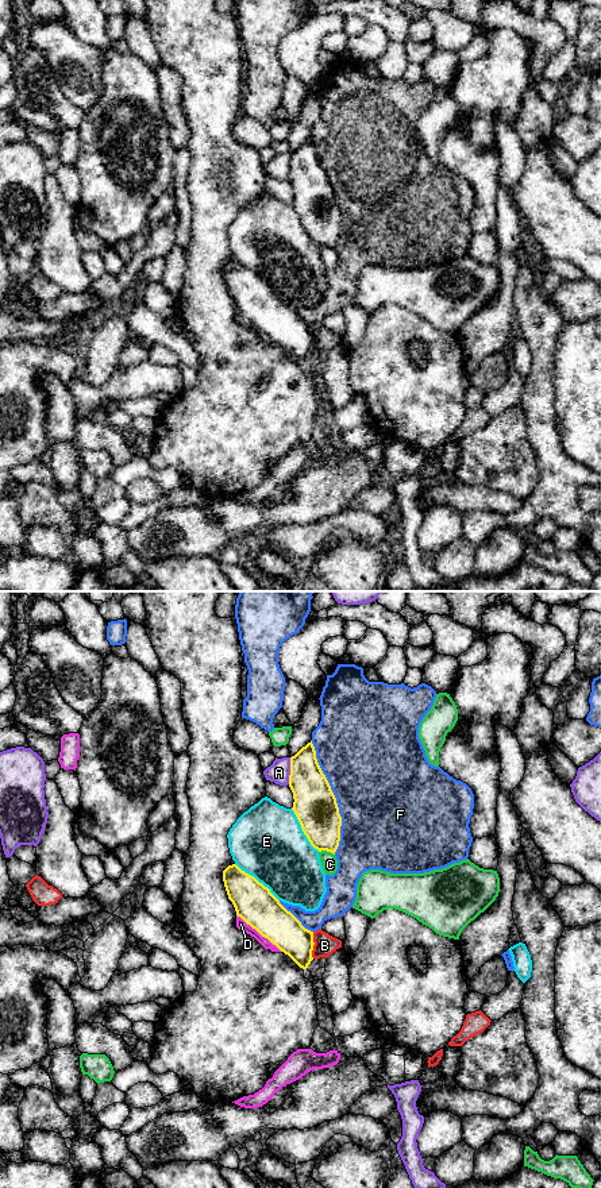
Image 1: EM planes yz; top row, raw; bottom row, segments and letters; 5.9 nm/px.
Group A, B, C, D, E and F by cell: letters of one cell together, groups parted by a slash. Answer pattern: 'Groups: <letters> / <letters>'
Groups: A / B / C / D / E / F

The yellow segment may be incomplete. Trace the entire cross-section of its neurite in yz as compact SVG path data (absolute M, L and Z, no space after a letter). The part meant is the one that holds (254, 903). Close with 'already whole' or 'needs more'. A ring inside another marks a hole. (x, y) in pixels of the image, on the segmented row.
M236 864L223 871L223 882L236 915L307 969L313 960L313 932L305 929L267 887Z | already whole

